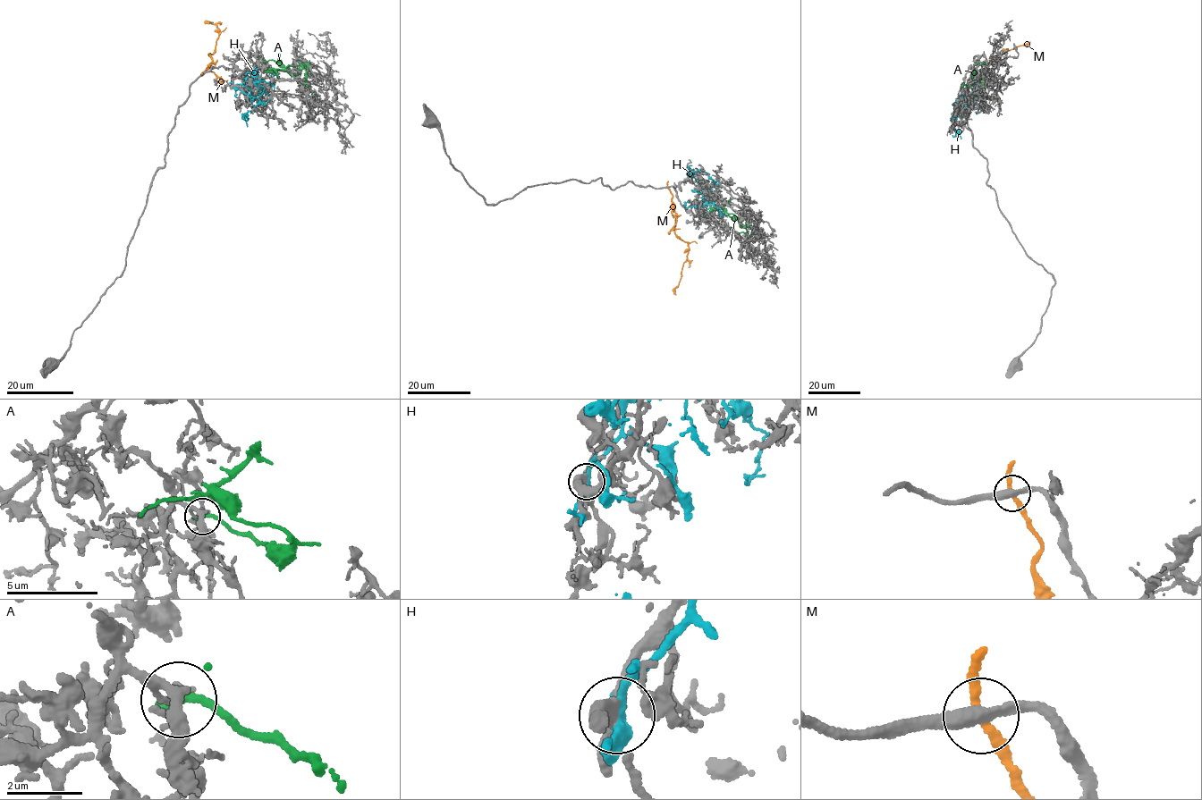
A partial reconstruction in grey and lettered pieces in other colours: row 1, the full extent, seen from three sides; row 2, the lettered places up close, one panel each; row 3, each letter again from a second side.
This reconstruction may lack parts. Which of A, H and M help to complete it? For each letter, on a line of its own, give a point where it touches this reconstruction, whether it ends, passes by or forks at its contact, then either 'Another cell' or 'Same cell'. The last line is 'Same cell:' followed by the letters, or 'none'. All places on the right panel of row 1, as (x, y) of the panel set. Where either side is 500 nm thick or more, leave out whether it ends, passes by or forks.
A: Touches grey at (970, 79). It ends there. Another cell
H: Touches grey at (953, 113). It forks there. Another cell
M: Touches grey at (961, 110). It passes by. Another cell
Same cell: none

